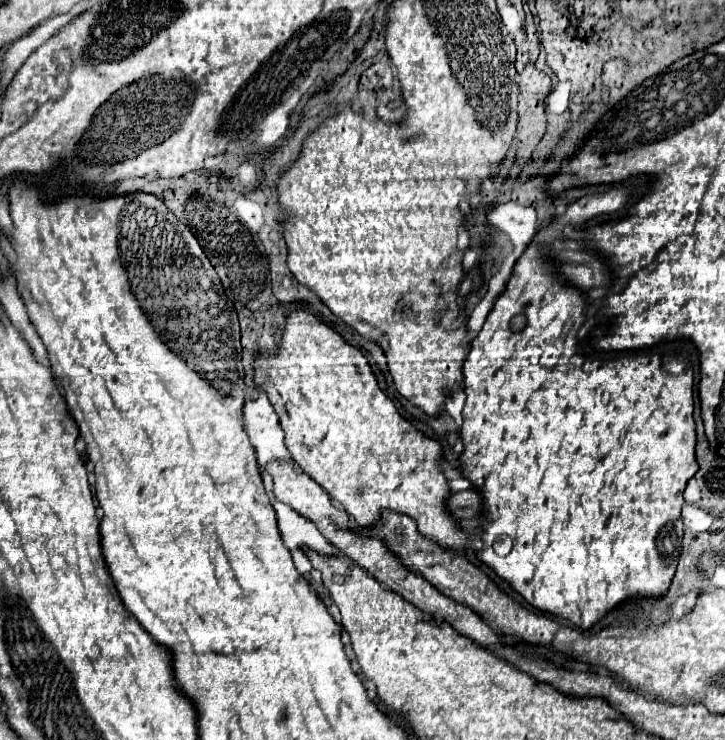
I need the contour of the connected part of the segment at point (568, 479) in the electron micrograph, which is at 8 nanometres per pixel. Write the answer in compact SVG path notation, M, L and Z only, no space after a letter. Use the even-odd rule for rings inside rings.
M614 187L612 191L606 191L604 195L594 195L594 197L582 197L580 201L572 203L564 215L560 215L554 223L550 223L546 229L542 229L536 235L536 241L528 245L526 253L516 261L514 271L506 283L504 293L496 299L484 327L480 329L478 337L472 341L472 349L464 361L464 391L468 395L466 405L462 409L462 427L460 427L460 437L464 443L464 453L460 455L460 467L464 479L472 483L472 487L482 495L482 517L486 517L486 523L482 527L482 543L484 547L476 551L476 557L488 565L500 579L504 579L516 593L520 593L534 609L564 617L572 621L576 627L590 631L608 611L620 607L622 603L642 597L662 597L676 573L678 557L682 551L682 523L674 523L680 519L680 509L684 505L682 493L688 483L688 479L698 471L698 463L694 457L694 447L696 447L696 423L692 417L694 411L694 397L692 397L692 369L688 363L680 363L680 354L665 356L664 365L661 366L661 356L646 357L646 355L632 355L632 357L618 357L612 361L604 361L598 365L598 361L584 357L580 353L580 343L576 339L578 329L584 323L584 297L580 289L574 289L566 285L558 275L554 273L554 265L544 259L544 253L550 251L548 247L540 247L540 243L550 245L552 239L562 237L562 229L566 225L578 227L584 221L588 221L594 215L600 213L610 213L626 207L630 203L628 189L624 187ZM522 315L526 319L524 329L514 331L512 329L512 319Z

